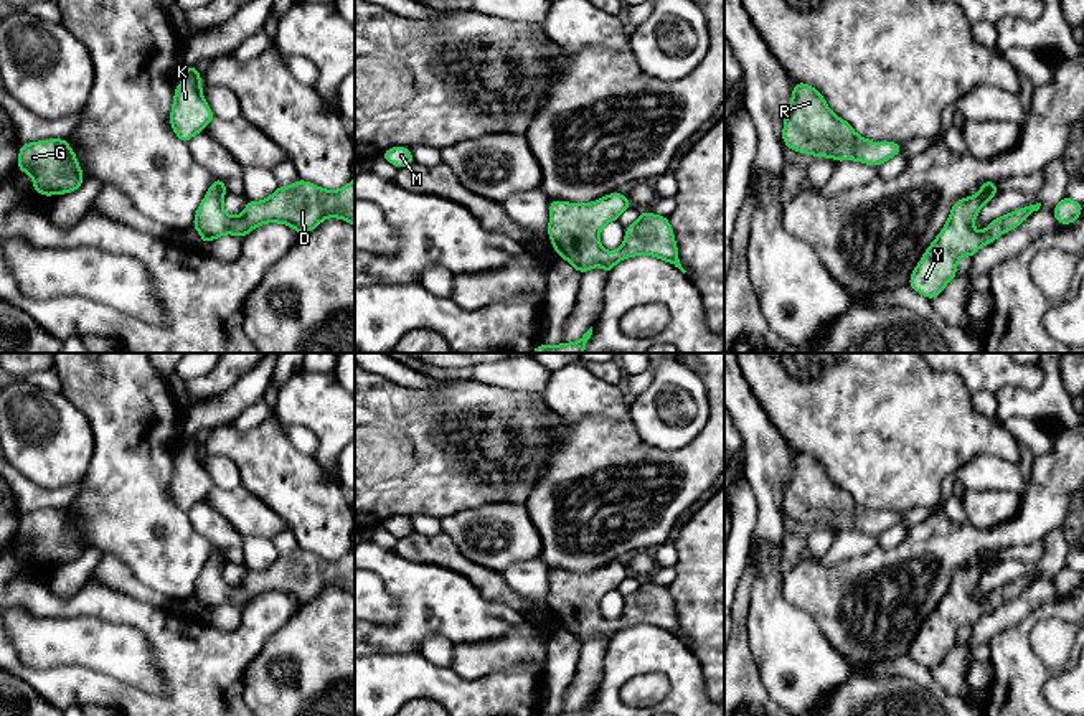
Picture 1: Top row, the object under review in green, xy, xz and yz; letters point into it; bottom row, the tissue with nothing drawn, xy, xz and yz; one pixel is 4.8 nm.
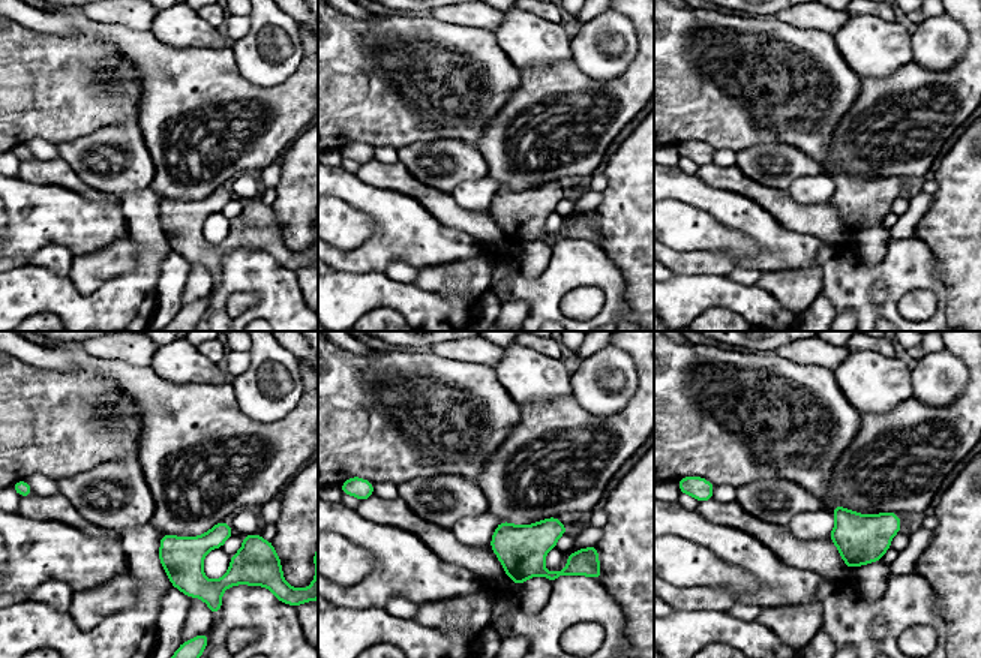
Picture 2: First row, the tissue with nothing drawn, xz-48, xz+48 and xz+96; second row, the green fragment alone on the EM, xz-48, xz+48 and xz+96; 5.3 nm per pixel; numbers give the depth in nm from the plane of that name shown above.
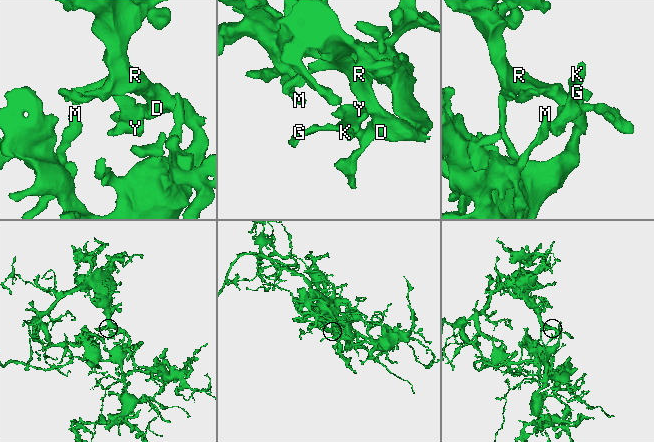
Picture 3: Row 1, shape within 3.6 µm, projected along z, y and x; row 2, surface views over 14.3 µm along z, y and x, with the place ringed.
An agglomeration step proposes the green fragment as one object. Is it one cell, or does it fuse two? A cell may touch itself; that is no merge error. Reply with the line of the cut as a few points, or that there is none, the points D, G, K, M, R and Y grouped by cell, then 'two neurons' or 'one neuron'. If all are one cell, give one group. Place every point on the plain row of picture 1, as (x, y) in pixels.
no cut; D G K M R Y; one neuron

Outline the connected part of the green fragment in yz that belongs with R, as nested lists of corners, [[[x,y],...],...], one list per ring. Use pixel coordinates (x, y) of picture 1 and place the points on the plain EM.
[[[797,452],[784,488],[784,515],[794,521],[828,526],[837,531],[856,530],[879,536],[901,523],[901,513],[874,513],[860,506],[850,492],[835,485],[825,467],[812,455]]]

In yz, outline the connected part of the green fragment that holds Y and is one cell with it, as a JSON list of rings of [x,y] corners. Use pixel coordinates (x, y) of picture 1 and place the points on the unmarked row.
[[[982,551],[978,558],[982,559],[978,564],[957,569],[952,574],[945,596],[909,647],[911,658],[931,670],[957,645],[957,630],[960,627],[973,627],[982,615],[993,612],[1002,602],[1015,599],[1041,576],[1041,572],[1036,572],[1006,582],[993,589],[982,602],[977,602],[973,591],[978,581],[998,564],[997,551]]]

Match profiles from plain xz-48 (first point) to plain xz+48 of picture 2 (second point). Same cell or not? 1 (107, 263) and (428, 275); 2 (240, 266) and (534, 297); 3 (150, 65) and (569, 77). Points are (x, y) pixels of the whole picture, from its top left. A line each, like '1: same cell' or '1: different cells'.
1: same cell
2: same cell
3: same cell

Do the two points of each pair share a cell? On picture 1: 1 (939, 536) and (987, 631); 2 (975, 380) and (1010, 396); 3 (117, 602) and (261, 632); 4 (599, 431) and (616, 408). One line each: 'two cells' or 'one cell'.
1: two cells
2: two cells
3: one cell
4: two cells

